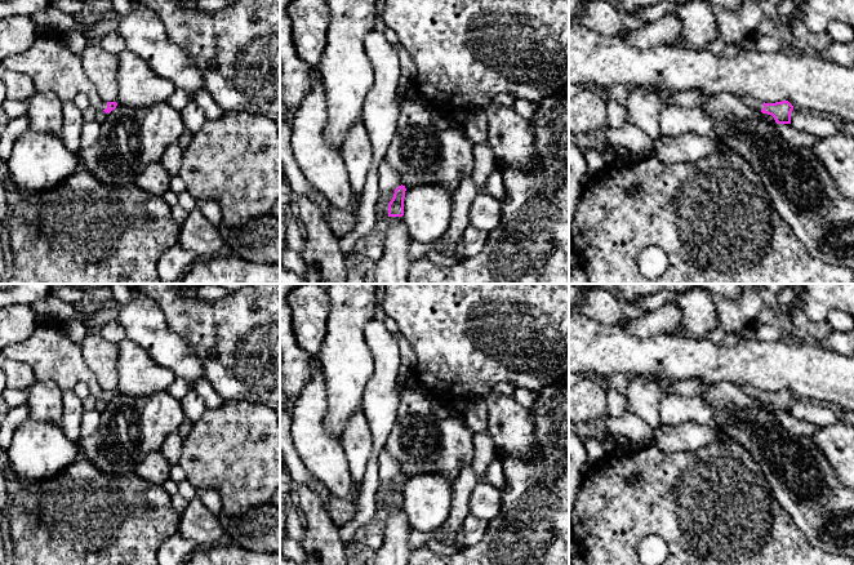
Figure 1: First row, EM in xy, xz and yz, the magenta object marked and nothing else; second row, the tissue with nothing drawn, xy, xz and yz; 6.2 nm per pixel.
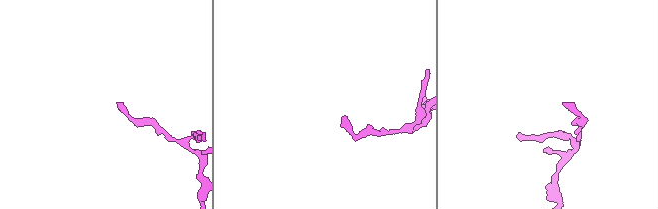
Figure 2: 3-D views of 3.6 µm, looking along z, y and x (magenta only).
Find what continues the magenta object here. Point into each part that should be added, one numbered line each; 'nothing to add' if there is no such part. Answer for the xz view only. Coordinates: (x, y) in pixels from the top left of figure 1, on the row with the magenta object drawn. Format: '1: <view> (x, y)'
1: xz (388, 179)

